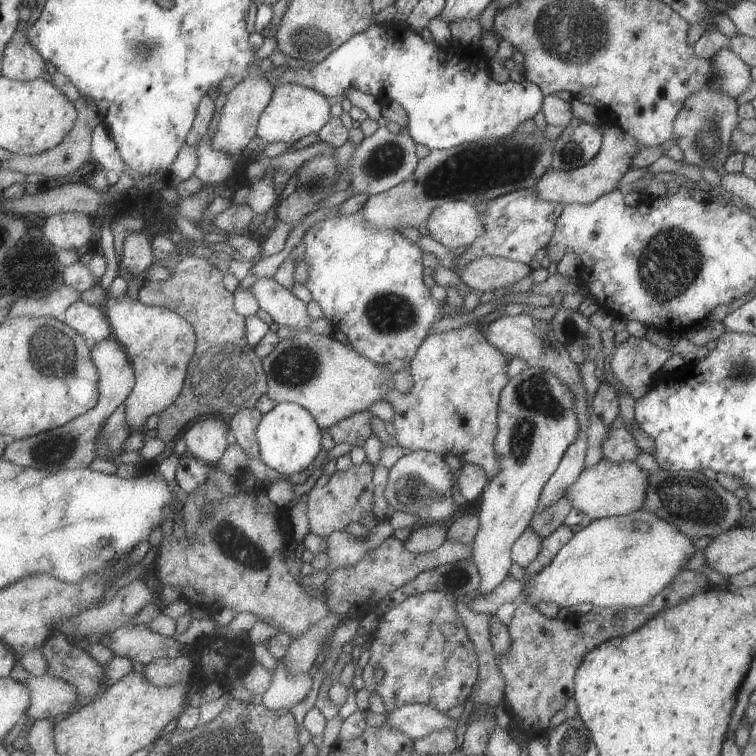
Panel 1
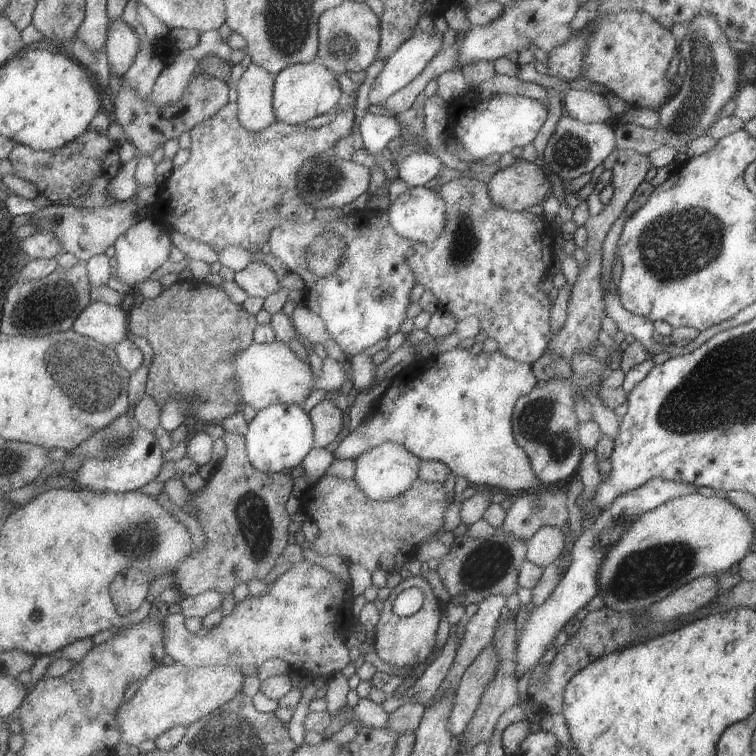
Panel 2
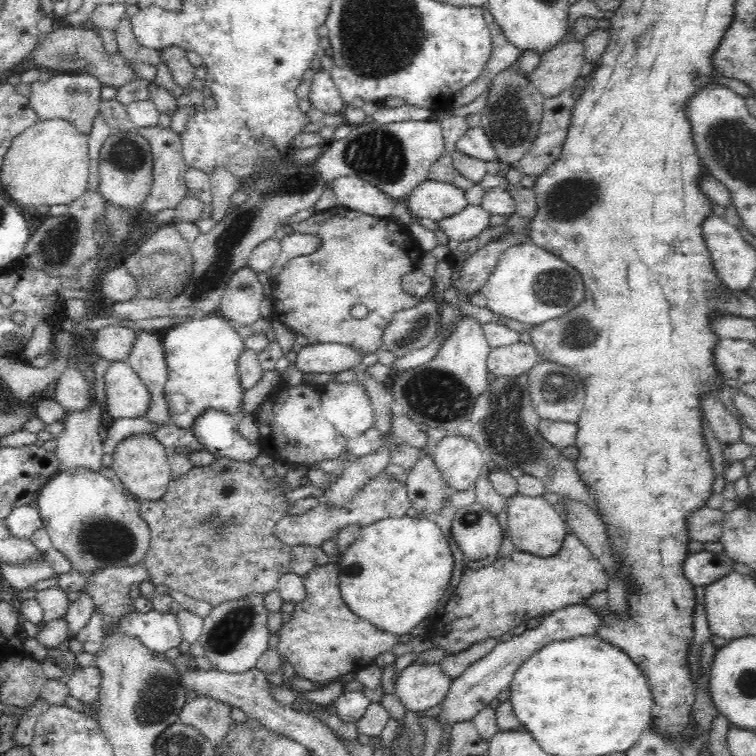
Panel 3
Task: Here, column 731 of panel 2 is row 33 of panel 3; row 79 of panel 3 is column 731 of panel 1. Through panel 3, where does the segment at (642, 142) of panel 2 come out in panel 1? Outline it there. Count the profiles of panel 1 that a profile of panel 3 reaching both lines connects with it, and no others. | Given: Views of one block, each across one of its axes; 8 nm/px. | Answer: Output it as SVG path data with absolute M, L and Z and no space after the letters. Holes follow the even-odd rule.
M708 80L701 90L687 96L687 100L683 102L681 110L673 120L672 141L681 149L683 154L681 162L691 164L700 170L707 168L715 171L718 166L723 166L725 158L729 156L731 132L740 121L740 118L737 118L737 108L734 98L729 98L719 90L711 88Z

